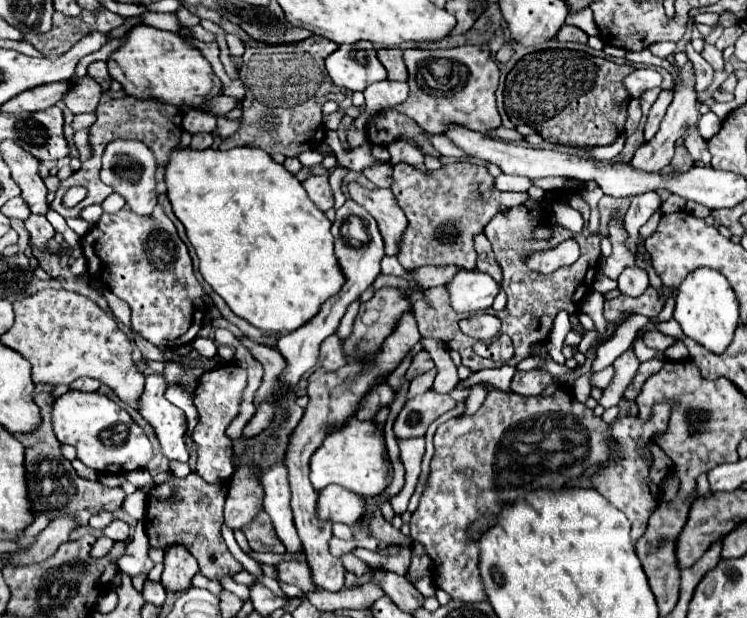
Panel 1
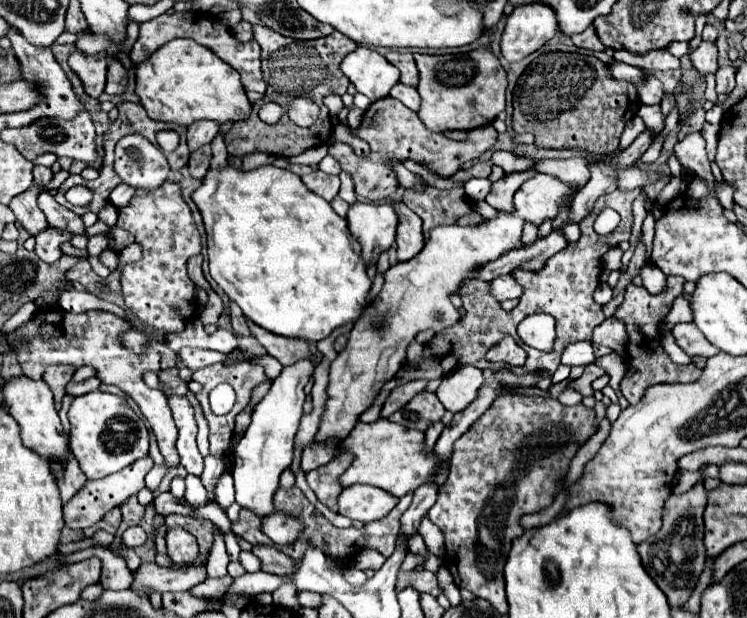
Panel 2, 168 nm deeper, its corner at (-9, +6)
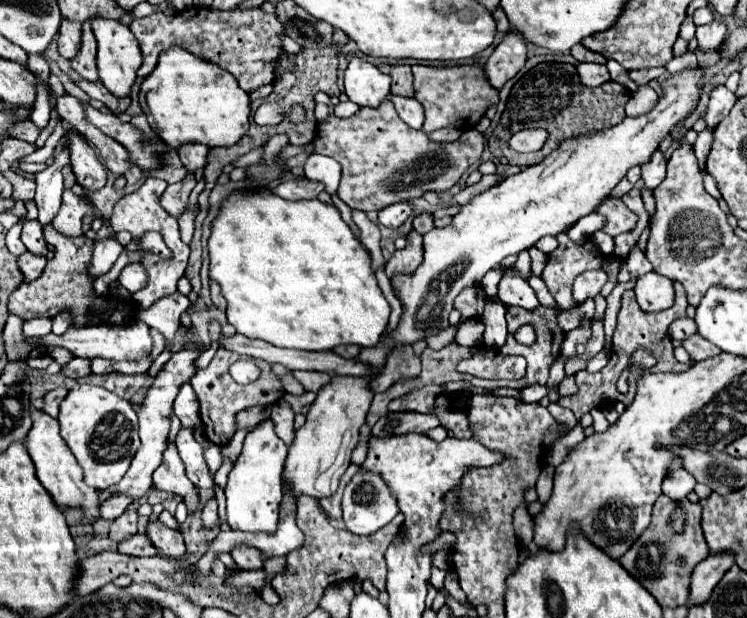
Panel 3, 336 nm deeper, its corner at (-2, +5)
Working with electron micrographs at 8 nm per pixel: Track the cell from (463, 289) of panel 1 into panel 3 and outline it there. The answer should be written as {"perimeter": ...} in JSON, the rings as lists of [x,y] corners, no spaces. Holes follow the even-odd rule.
{"perimeter":[[[504,277],[504,281],[500,281],[500,287],[498,287],[498,299],[504,305],[510,305],[510,307],[516,305],[528,311],[540,305],[536,293],[522,277]]]}

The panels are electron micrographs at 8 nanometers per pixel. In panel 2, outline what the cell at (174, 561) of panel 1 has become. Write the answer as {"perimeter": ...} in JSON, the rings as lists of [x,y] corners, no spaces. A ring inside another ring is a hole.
{"perimeter":[[[183,528],[169,530],[165,540],[167,540],[167,554],[175,566],[197,562],[199,546],[197,546],[195,536],[191,536],[187,530],[183,530]]]}

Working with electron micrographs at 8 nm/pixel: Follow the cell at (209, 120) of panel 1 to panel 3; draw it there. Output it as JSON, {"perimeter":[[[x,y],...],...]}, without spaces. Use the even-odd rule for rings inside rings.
{"perimeter":[[[188,143],[188,145],[182,145],[182,147],[178,149],[178,155],[180,155],[180,161],[184,163],[184,167],[186,167],[190,173],[198,173],[198,171],[204,169],[204,165],[206,165],[208,147],[206,147],[206,145]]]}

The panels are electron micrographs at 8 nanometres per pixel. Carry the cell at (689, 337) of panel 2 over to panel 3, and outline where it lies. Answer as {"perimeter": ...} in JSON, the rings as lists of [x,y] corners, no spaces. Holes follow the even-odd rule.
{"perimeter":[[[690,335],[688,339],[684,339],[684,343],[682,343],[684,347],[686,347],[686,351],[690,353],[690,357],[694,359],[694,361],[702,361],[702,359],[710,359],[710,357],[716,357],[716,355],[720,355],[722,351],[716,347],[716,345],[712,345],[710,341],[706,341],[702,335]]]}

